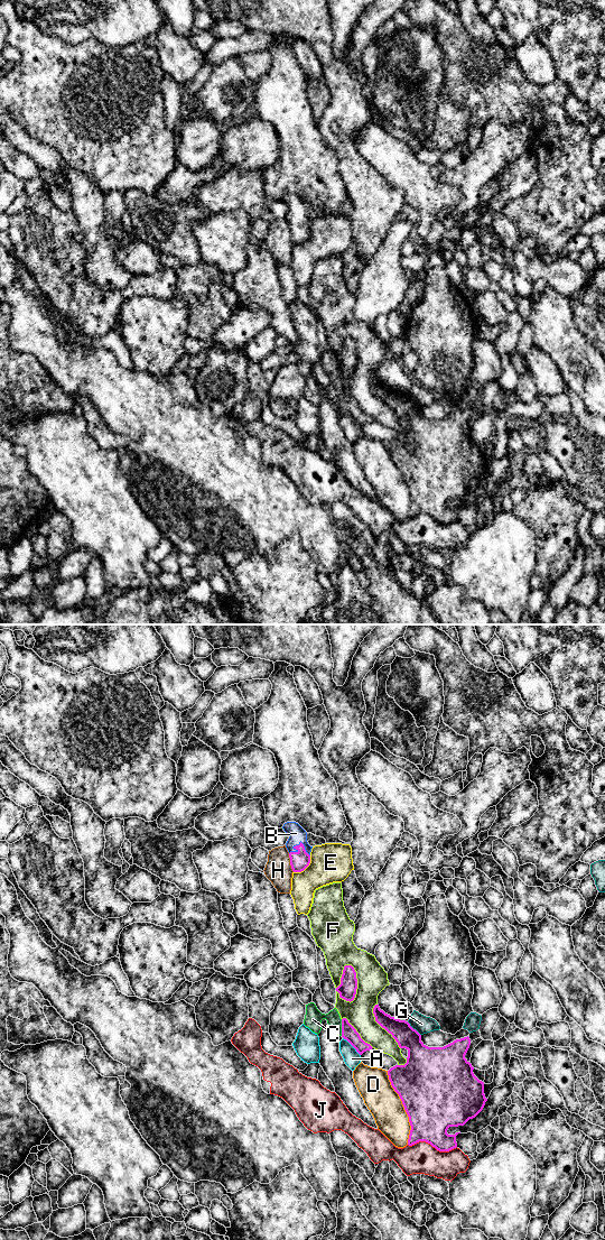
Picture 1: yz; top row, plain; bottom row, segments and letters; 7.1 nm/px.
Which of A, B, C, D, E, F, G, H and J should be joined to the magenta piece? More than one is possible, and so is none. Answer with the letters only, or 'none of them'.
B

